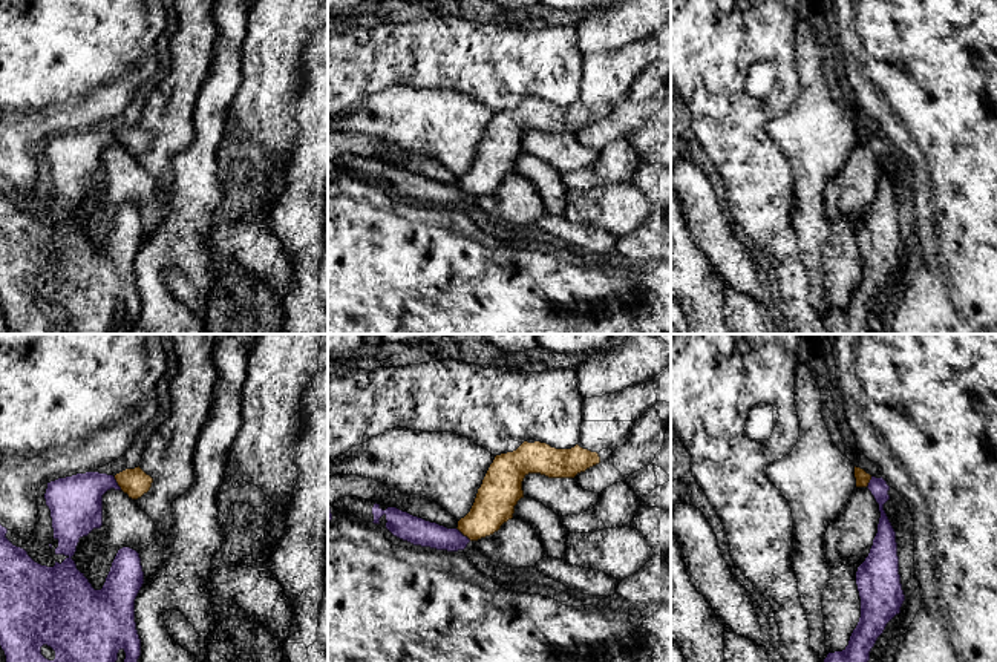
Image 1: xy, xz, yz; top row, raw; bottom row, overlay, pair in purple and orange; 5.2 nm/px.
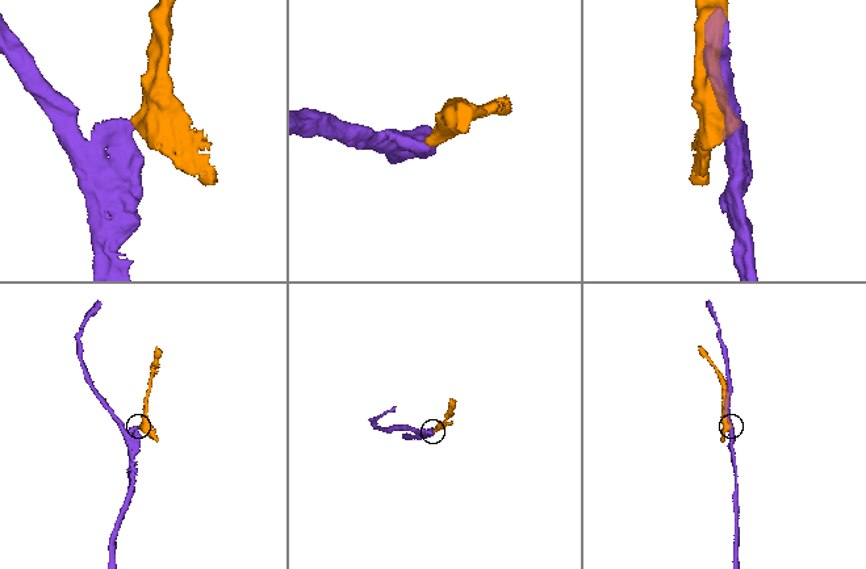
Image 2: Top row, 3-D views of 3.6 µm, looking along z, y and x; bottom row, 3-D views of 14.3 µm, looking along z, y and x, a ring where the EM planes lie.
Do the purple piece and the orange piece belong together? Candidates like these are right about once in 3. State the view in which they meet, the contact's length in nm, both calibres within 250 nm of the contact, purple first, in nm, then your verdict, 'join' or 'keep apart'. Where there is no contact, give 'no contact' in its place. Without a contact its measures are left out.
xz | 100 nm | 140/220 nm | keep apart

